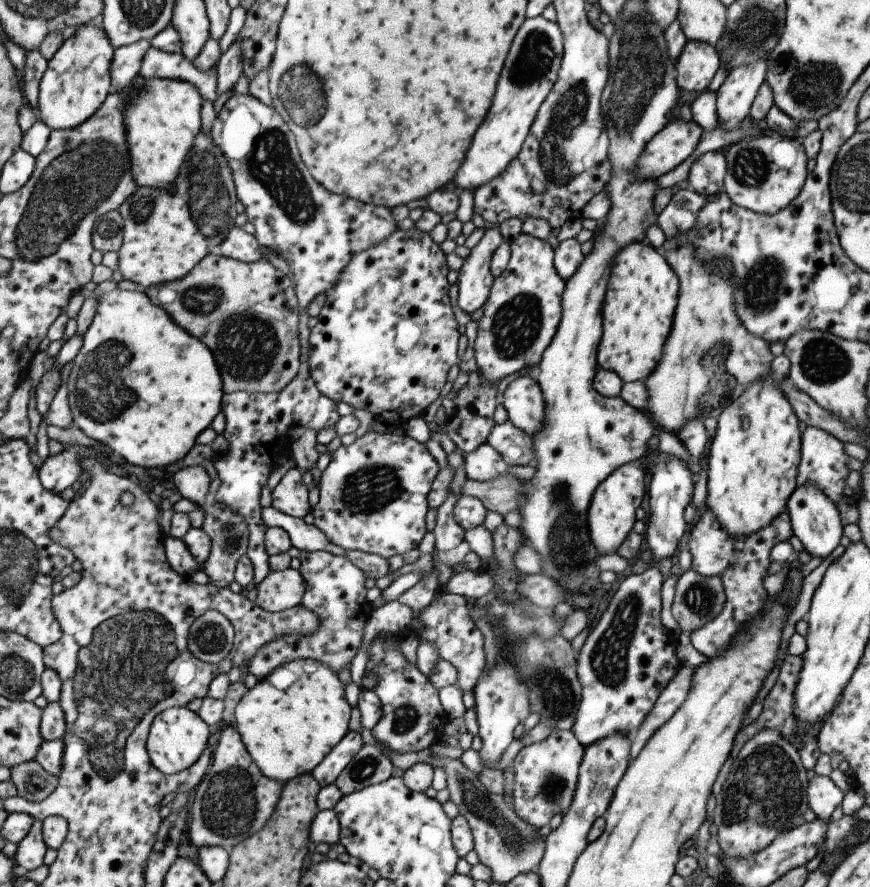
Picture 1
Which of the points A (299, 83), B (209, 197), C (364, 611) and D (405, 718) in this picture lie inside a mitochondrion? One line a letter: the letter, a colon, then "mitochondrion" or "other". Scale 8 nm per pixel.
A: mitochondrion
B: mitochondrion
C: other
D: mitochondrion

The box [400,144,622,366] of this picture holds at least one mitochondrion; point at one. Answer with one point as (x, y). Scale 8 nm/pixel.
(517, 324)

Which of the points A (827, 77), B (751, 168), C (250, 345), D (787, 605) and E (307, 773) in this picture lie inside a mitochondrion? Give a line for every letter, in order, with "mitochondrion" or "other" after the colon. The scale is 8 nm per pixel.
A: mitochondrion
B: mitochondrion
C: mitochondrion
D: other
E: other

